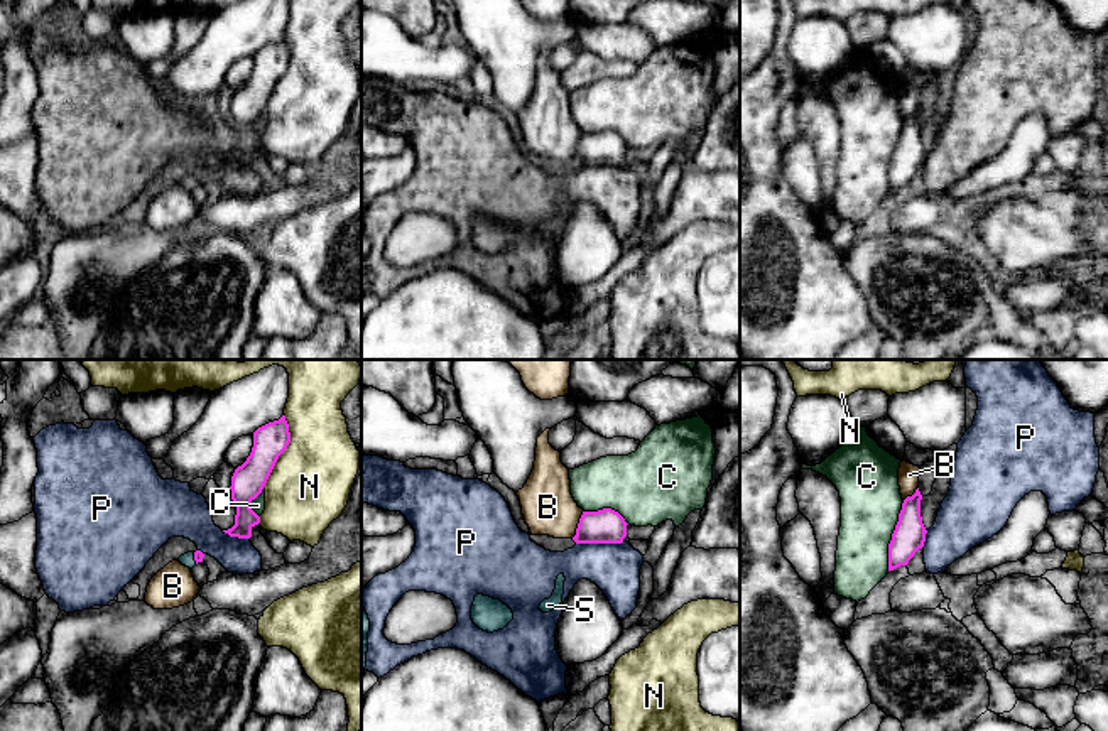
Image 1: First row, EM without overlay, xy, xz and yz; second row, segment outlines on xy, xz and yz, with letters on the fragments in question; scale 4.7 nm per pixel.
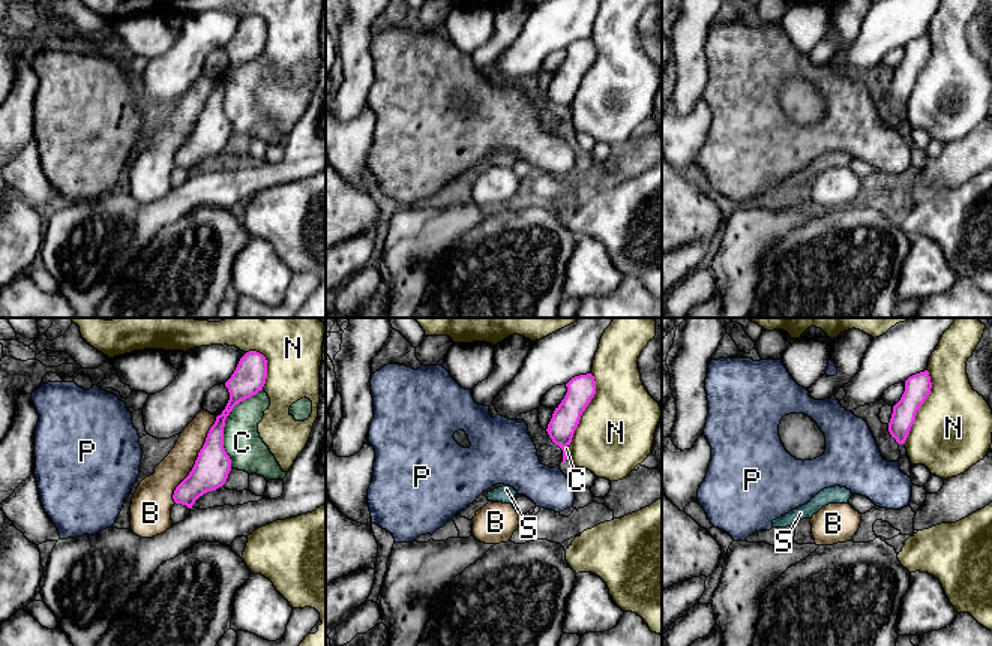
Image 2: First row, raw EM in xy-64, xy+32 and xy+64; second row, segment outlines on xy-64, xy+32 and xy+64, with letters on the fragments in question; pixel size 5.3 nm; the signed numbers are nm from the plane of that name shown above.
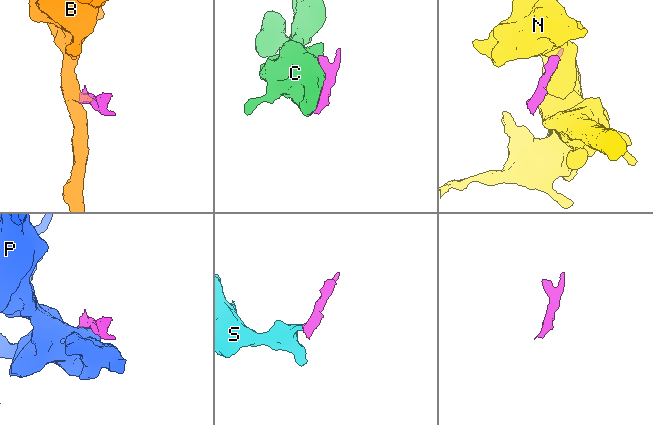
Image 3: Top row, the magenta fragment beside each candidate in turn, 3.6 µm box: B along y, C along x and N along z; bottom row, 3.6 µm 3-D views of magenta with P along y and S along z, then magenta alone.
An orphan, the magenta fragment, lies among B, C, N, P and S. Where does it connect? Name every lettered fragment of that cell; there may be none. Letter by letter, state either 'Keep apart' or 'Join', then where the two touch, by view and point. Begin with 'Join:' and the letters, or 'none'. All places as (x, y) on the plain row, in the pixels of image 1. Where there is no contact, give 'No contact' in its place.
Join: S
B: Keep apart. Touches magenta at xz (578, 146)
C: Keep apart. Touches magenta at yz (892, 157)
N: Keep apart. Touches magenta at xy (284, 71)
P: Keep apart. Touches magenta at xz (598, 164)
S: Join. Touches magenta at xy (195, 179)

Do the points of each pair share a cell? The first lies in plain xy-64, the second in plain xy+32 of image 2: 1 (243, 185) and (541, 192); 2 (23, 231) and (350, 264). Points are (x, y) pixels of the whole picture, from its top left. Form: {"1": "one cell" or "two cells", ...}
{"1": "one cell", "2": "one cell"}

